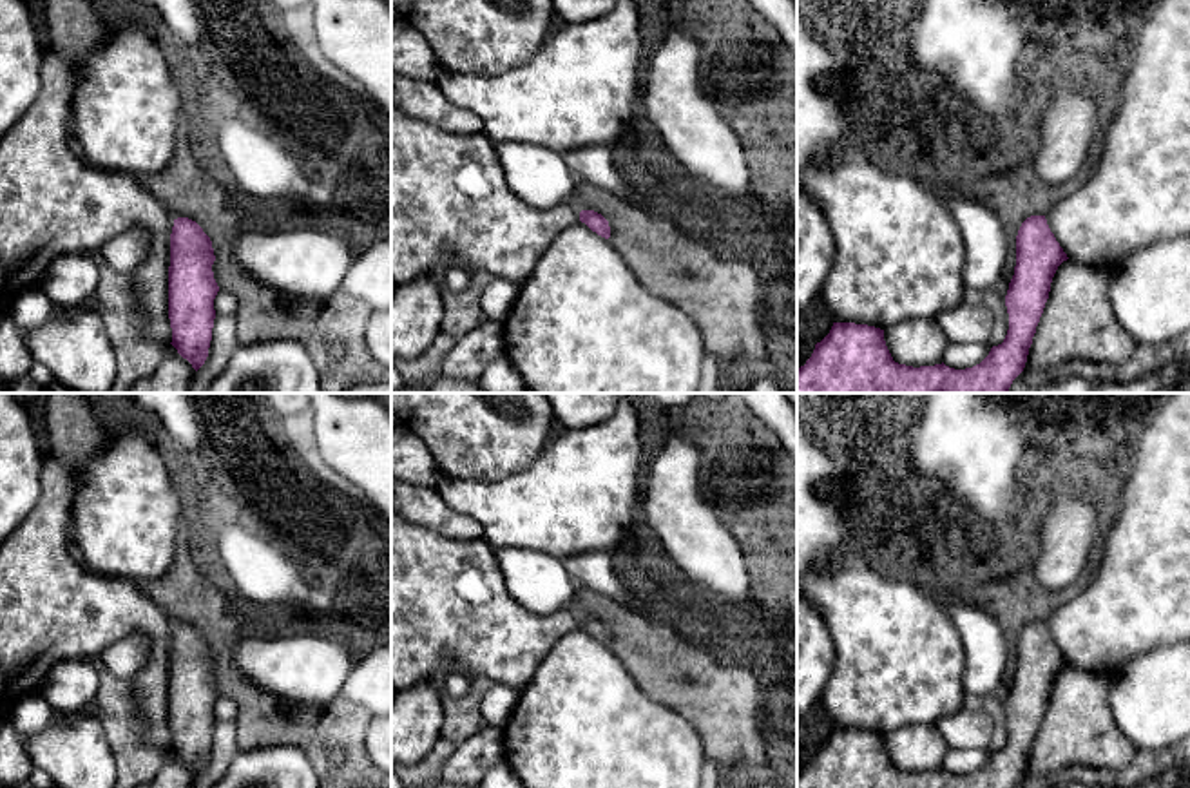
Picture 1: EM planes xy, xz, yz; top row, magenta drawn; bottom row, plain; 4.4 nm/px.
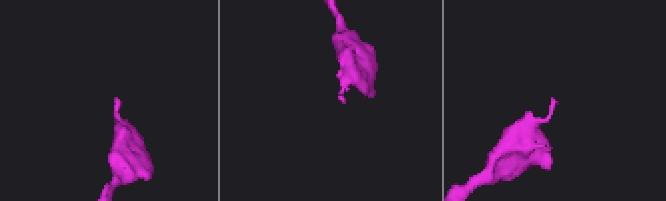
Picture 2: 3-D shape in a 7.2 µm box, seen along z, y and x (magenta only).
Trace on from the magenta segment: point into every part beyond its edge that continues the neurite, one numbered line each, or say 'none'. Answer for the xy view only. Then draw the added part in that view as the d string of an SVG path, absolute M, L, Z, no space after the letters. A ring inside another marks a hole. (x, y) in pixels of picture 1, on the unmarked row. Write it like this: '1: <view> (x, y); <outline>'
none

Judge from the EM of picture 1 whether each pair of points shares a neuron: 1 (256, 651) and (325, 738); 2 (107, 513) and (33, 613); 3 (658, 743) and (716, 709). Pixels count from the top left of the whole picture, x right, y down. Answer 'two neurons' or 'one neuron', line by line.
1: two neurons
2: two neurons
3: two neurons

